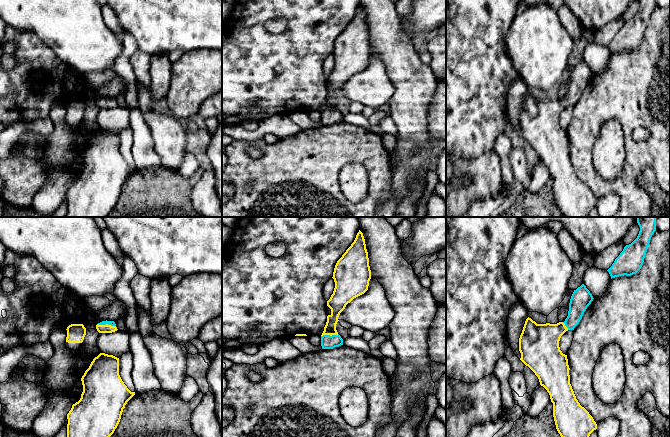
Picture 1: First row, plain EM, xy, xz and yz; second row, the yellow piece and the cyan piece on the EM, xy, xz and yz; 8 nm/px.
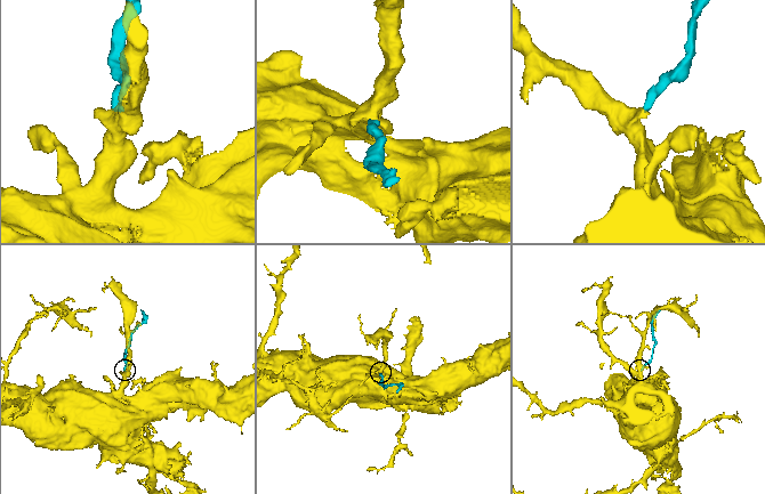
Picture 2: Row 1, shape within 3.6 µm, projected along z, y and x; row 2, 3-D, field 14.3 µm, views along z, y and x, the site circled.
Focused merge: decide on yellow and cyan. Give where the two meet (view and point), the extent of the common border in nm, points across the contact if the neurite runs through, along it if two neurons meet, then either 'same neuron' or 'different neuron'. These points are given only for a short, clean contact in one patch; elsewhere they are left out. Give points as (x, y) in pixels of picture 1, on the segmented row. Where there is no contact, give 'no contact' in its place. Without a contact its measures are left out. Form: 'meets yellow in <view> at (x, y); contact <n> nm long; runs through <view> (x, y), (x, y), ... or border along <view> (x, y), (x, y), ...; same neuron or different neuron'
meets yellow in xy at (107, 324); contact 150 nm long; runs through xy (106, 328), (107, 324), (112, 323); same neuron

